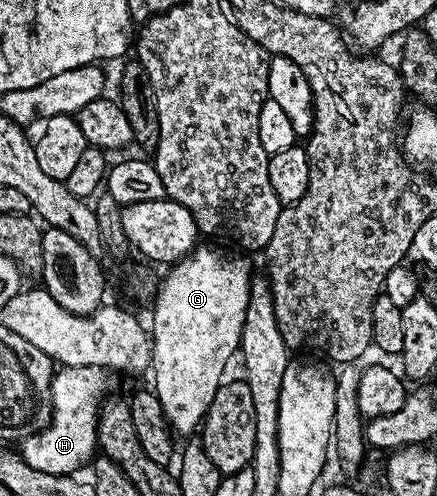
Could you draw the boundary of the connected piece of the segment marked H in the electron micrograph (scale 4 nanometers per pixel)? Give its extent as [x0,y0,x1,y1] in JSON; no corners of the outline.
[21,365,108,477]

